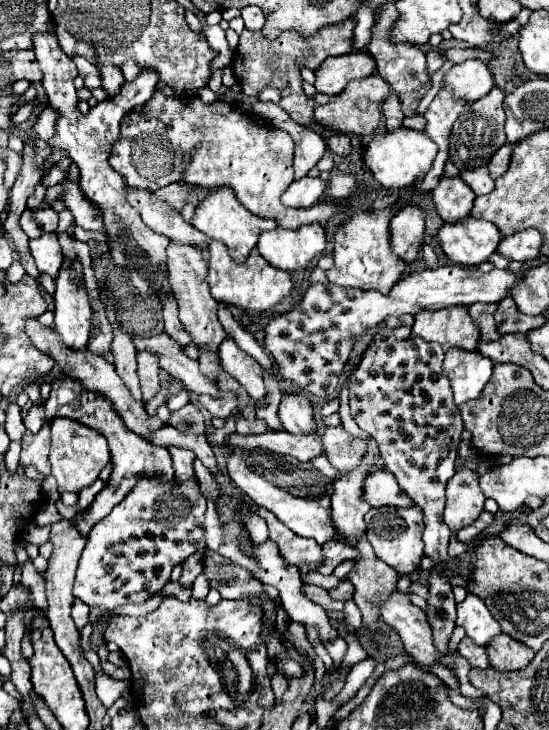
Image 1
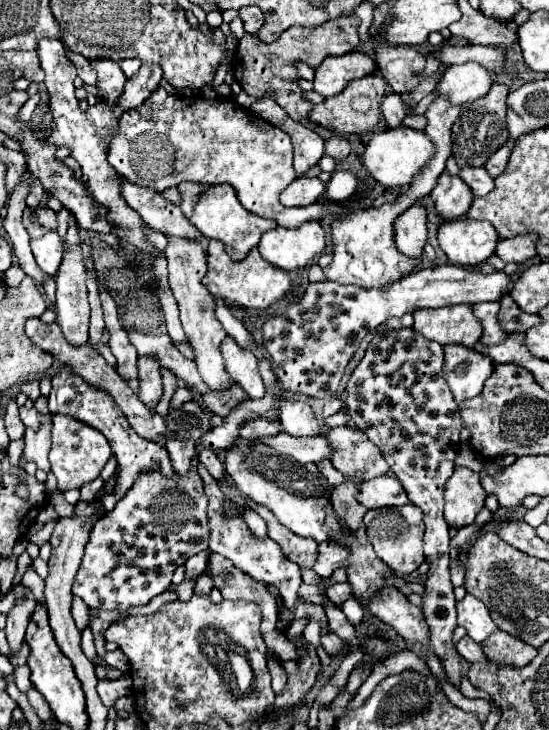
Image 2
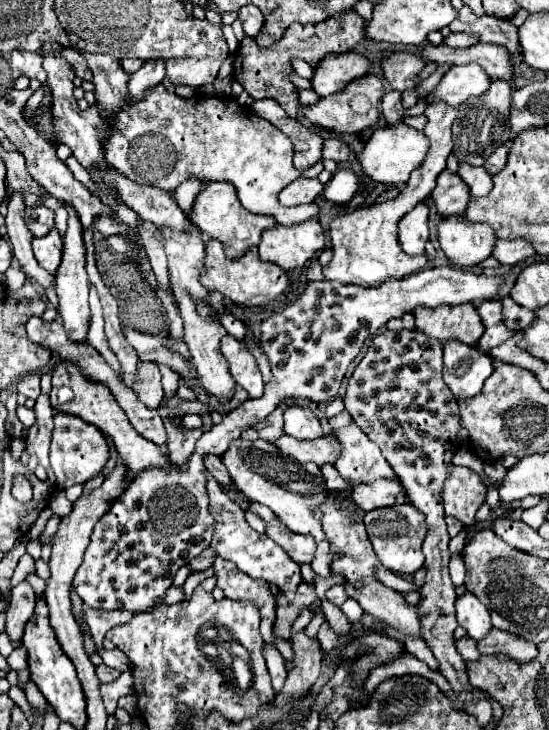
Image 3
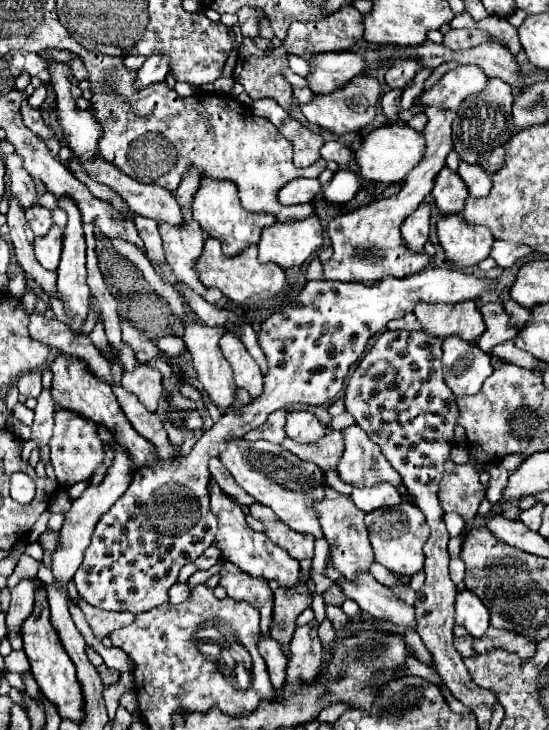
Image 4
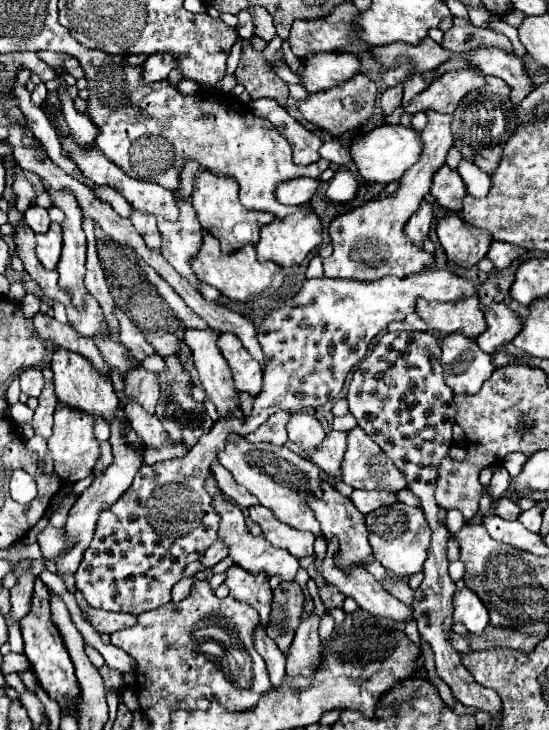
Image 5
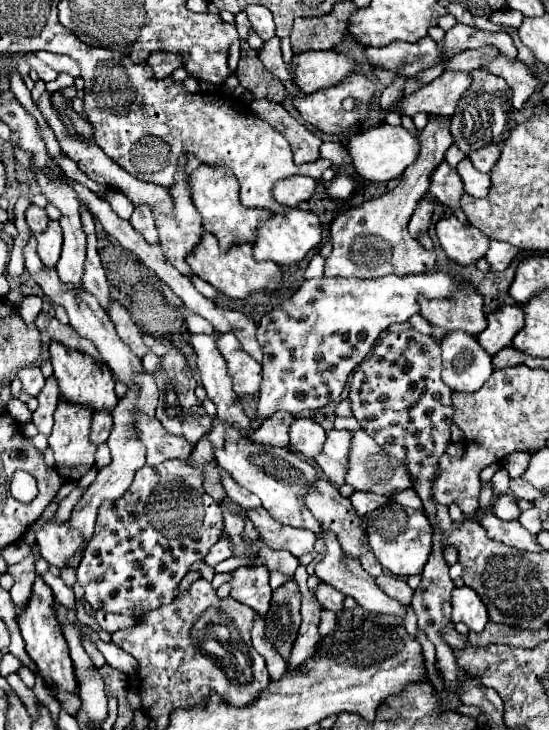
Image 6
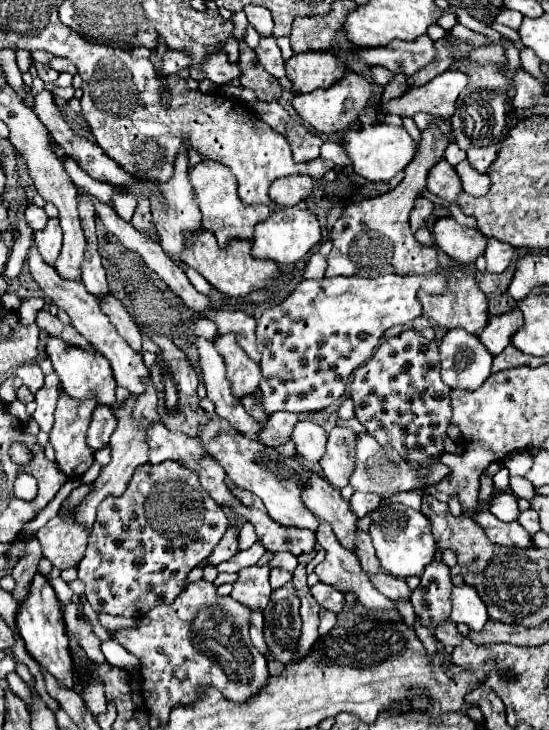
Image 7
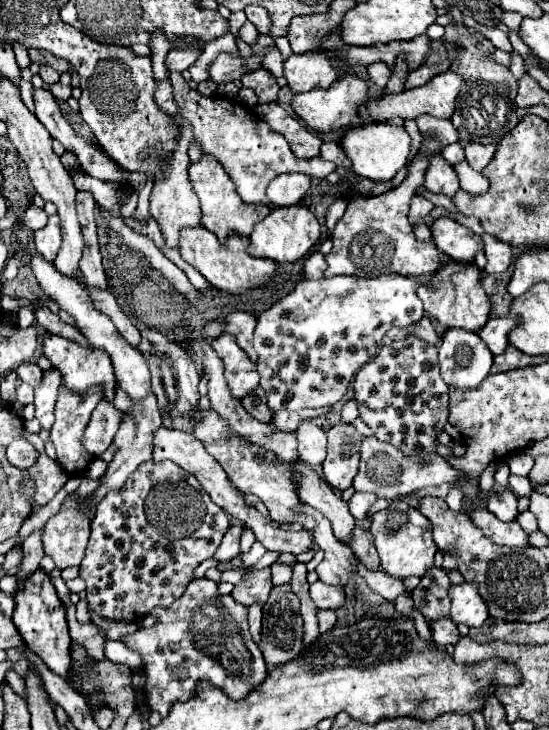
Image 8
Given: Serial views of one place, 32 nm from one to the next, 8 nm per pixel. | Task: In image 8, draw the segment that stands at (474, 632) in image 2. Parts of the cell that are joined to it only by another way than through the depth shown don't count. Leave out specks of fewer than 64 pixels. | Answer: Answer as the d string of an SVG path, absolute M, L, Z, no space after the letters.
M462 582L460 586L452 586L450 600L452 600L450 618L456 624L466 624L470 628L480 628L486 622L488 610L486 610L484 600L476 592L476 584Z

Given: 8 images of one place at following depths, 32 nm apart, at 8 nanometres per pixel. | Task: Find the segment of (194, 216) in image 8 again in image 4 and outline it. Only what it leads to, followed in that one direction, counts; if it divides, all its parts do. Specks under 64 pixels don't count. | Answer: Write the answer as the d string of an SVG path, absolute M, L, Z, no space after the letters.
M182 208L184 220L188 220L188 228L172 228L168 224L160 224L160 236L164 242L166 262L172 268L174 276L184 282L196 294L204 294L206 288L198 280L198 258L204 250L204 232L192 220L192 210Z

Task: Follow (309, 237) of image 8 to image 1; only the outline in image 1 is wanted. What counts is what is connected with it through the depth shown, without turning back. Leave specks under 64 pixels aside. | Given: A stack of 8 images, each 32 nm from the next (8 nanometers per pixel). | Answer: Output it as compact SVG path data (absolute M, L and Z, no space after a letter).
M318 224L302 226L298 230L276 228L262 232L258 250L266 262L280 270L302 270L326 250L326 234Z

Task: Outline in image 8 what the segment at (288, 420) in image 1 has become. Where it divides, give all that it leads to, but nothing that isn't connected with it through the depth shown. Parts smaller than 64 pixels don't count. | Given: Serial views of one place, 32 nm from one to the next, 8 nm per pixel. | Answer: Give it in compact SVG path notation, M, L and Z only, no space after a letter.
M302 420L294 434L298 442L300 460L310 466L320 466L326 456L326 432L316 424Z

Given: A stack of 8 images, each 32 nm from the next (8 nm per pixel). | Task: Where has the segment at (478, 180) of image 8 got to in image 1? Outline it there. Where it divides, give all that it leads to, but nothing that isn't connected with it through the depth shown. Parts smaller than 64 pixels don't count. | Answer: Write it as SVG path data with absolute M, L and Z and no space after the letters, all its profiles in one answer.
M478 168L478 170L472 170L472 172L462 172L460 178L474 190L476 196L482 196L482 194L488 194L488 192L494 190L494 180L492 180L492 176L486 168Z

